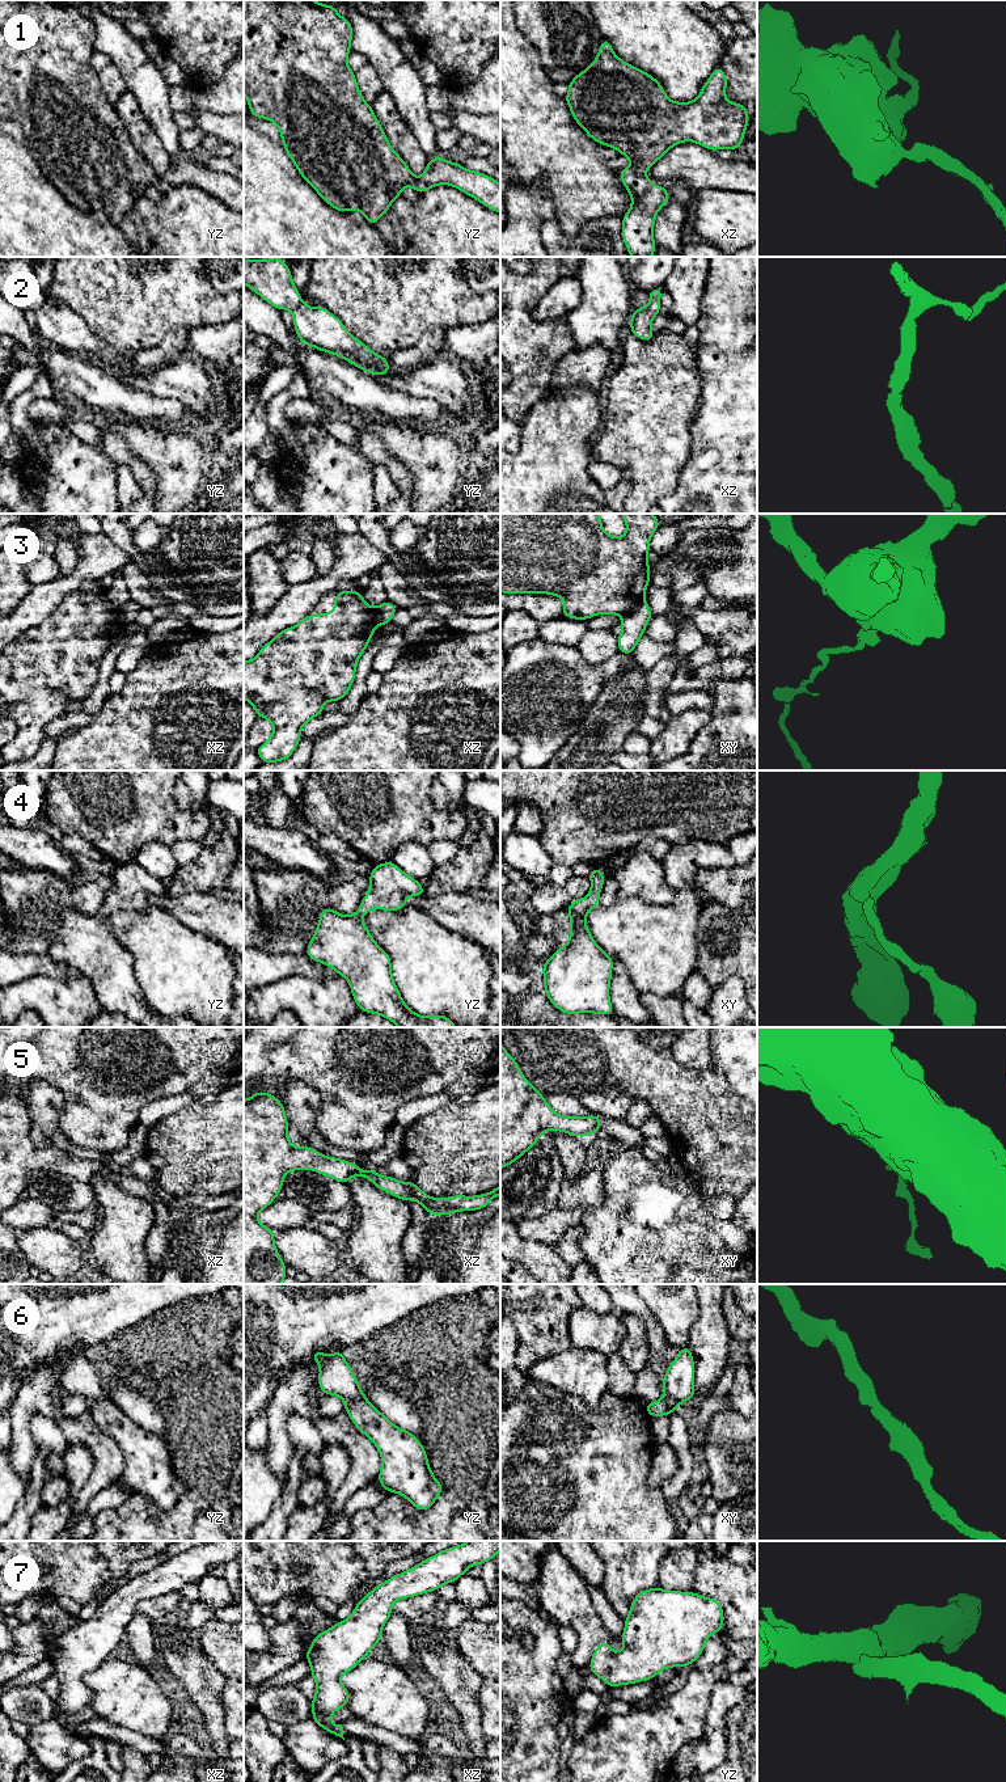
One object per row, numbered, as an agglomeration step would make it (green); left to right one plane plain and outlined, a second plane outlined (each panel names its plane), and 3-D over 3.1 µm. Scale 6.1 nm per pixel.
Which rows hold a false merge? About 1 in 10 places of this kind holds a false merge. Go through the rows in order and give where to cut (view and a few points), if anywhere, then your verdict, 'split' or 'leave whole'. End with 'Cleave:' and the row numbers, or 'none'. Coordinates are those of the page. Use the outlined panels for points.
1: cut none; leave whole
2: cut none; leave whole
3: cut xy (643, 599), (622, 616); split
4: cut none; leave whole
5: cut none; leave whole
6: cut none; leave whole
7: cut none; leave whole
Cleave: 3

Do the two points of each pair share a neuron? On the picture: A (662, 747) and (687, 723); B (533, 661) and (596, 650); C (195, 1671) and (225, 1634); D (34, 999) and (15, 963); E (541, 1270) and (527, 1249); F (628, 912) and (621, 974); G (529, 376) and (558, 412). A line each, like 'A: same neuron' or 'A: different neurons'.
A: same neuron
B: different neurons
C: different neurons
D: different neurons
E: same neuron
F: different neurons
G: different neurons

